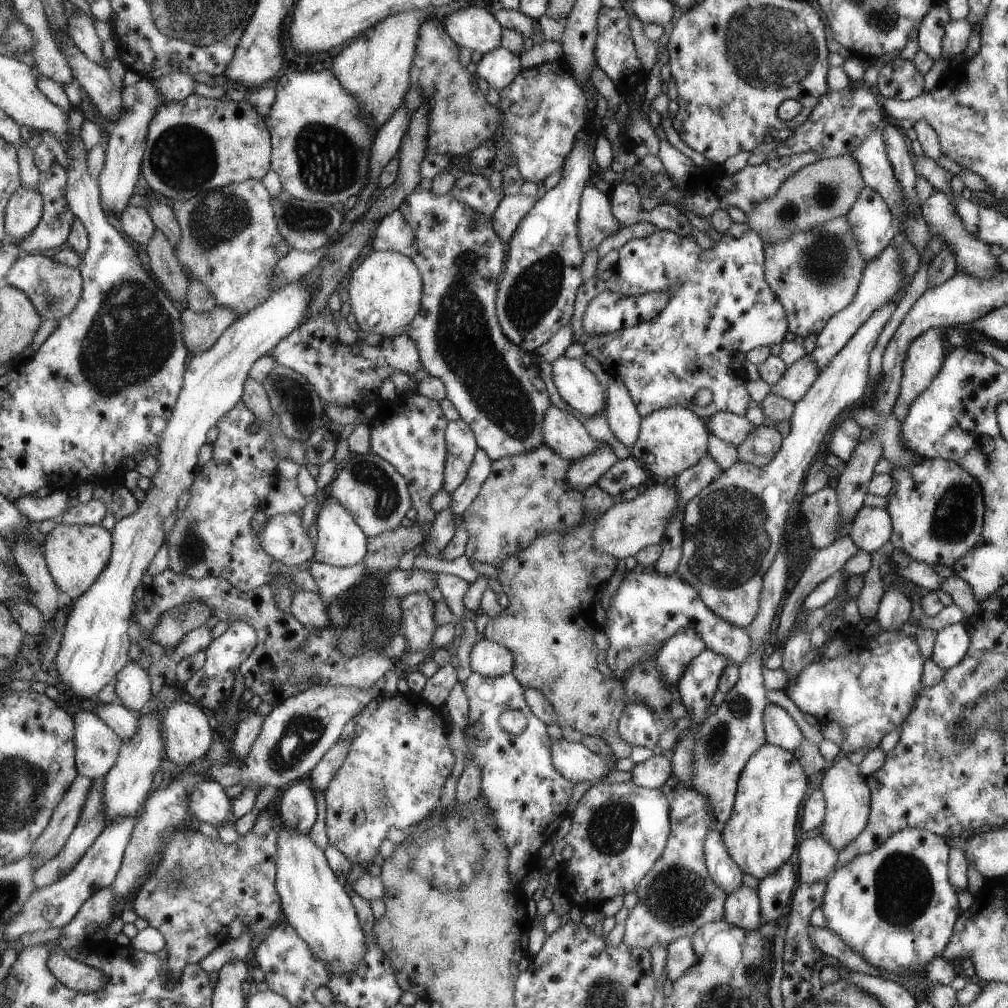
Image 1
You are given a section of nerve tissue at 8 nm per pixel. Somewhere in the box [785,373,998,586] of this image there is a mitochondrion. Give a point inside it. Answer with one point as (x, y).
(953, 520)

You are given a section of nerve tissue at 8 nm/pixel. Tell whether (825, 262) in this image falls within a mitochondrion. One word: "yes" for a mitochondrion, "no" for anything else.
yes

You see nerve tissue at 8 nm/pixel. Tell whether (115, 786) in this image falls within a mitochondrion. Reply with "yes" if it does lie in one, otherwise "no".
no

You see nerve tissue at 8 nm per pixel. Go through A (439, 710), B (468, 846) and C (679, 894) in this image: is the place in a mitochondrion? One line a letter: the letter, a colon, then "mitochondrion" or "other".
A: other
B: mitochondrion
C: mitochondrion

